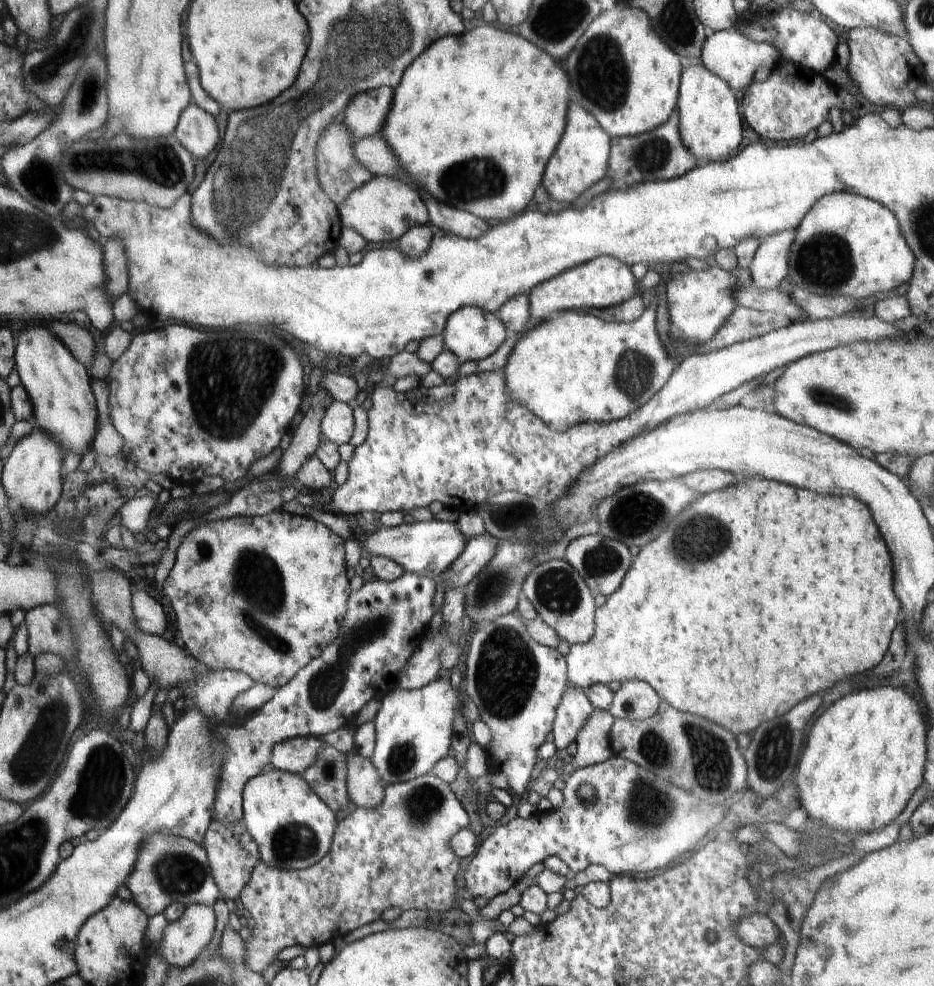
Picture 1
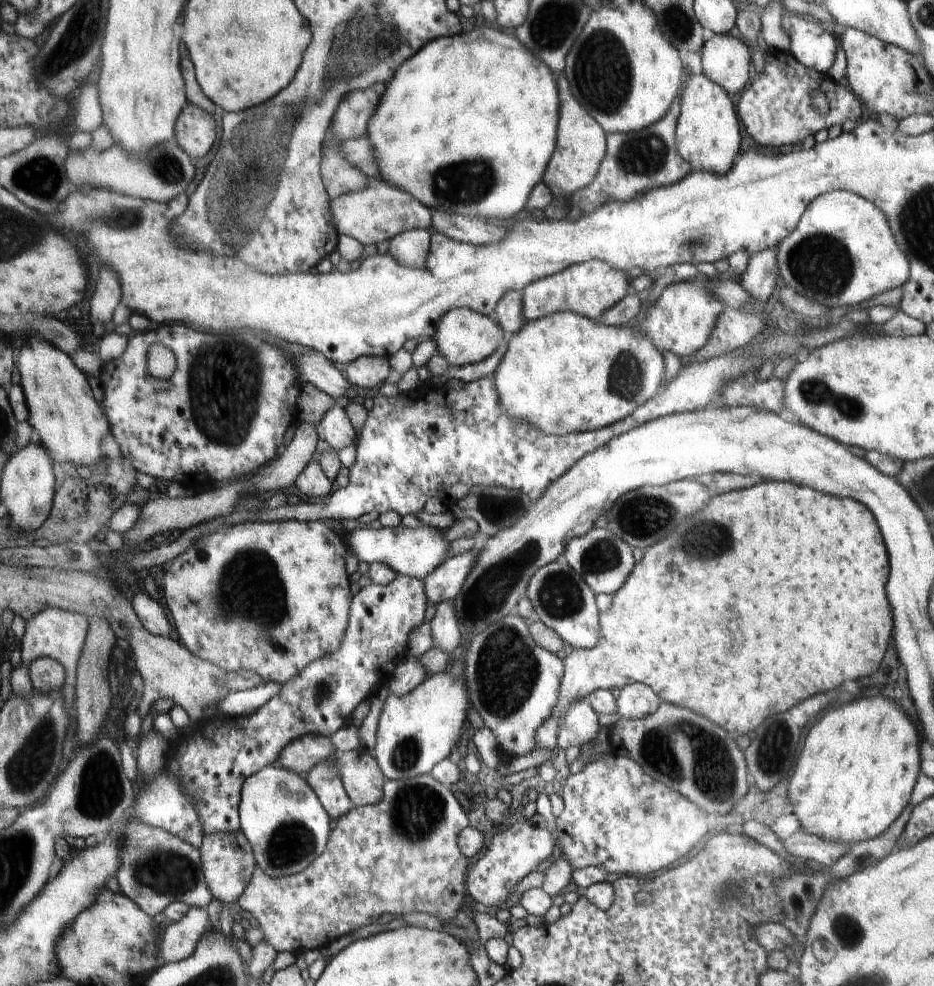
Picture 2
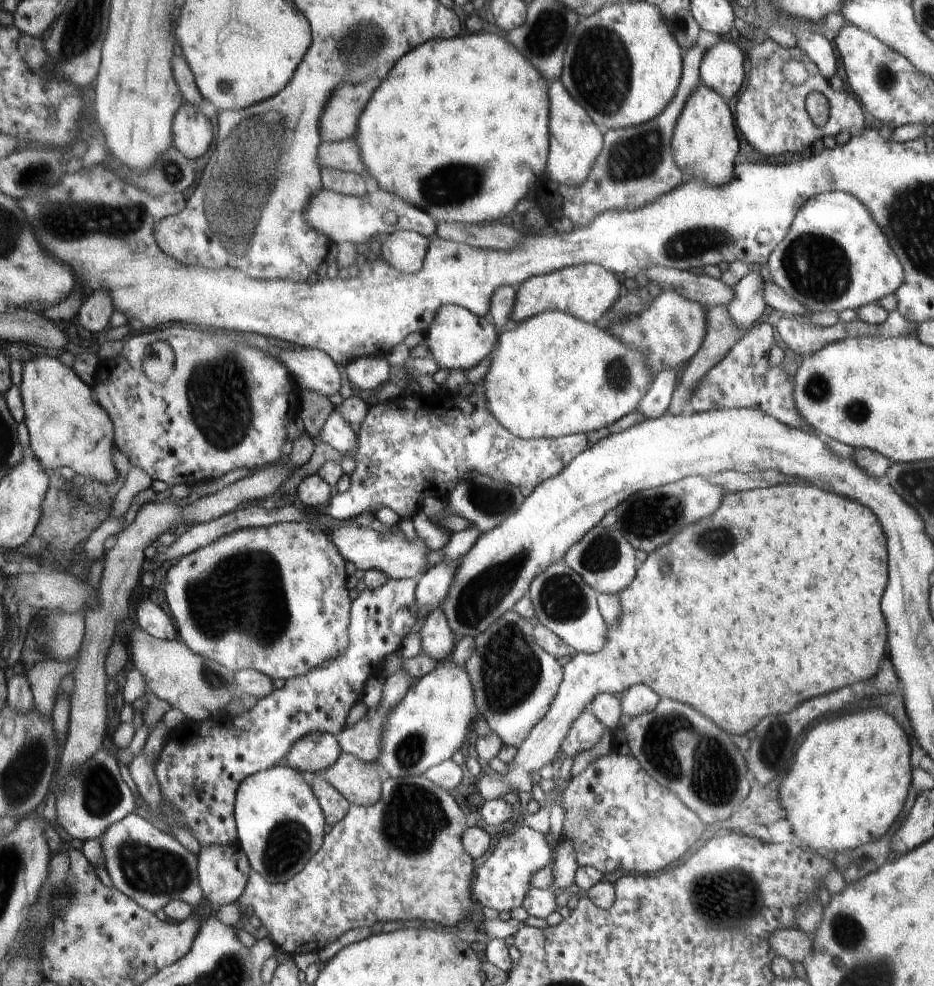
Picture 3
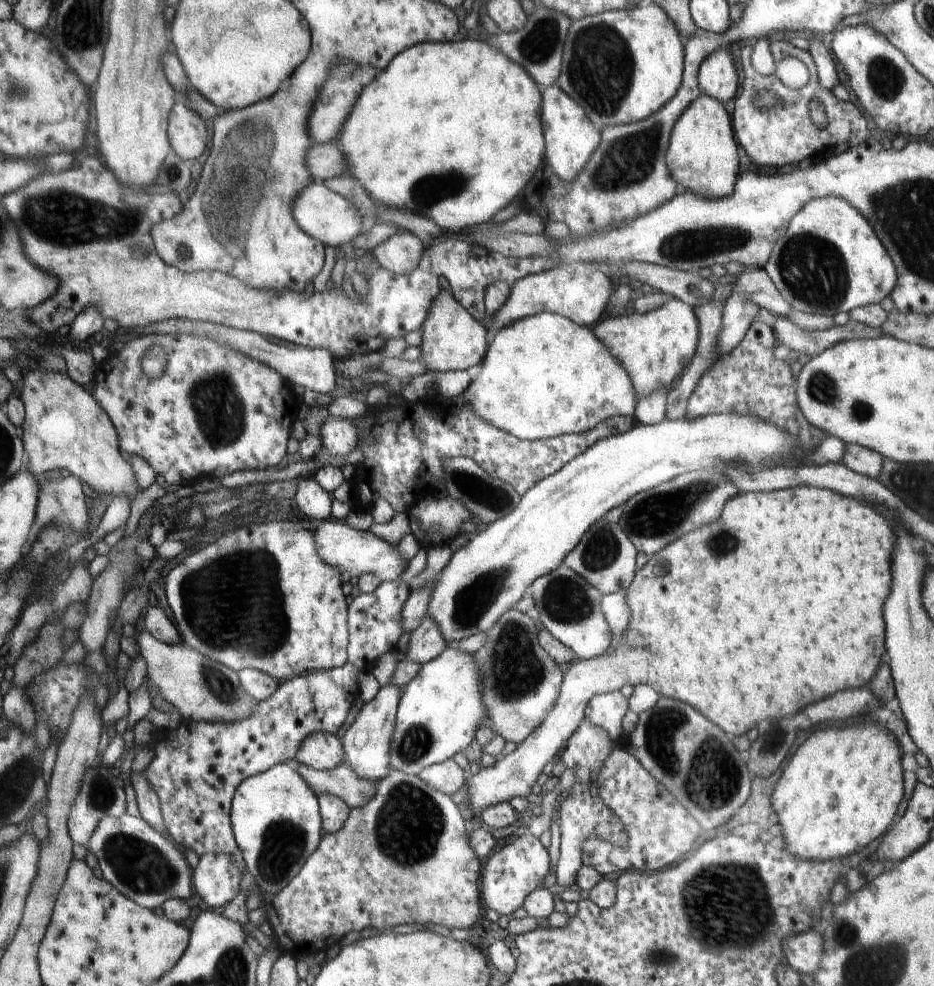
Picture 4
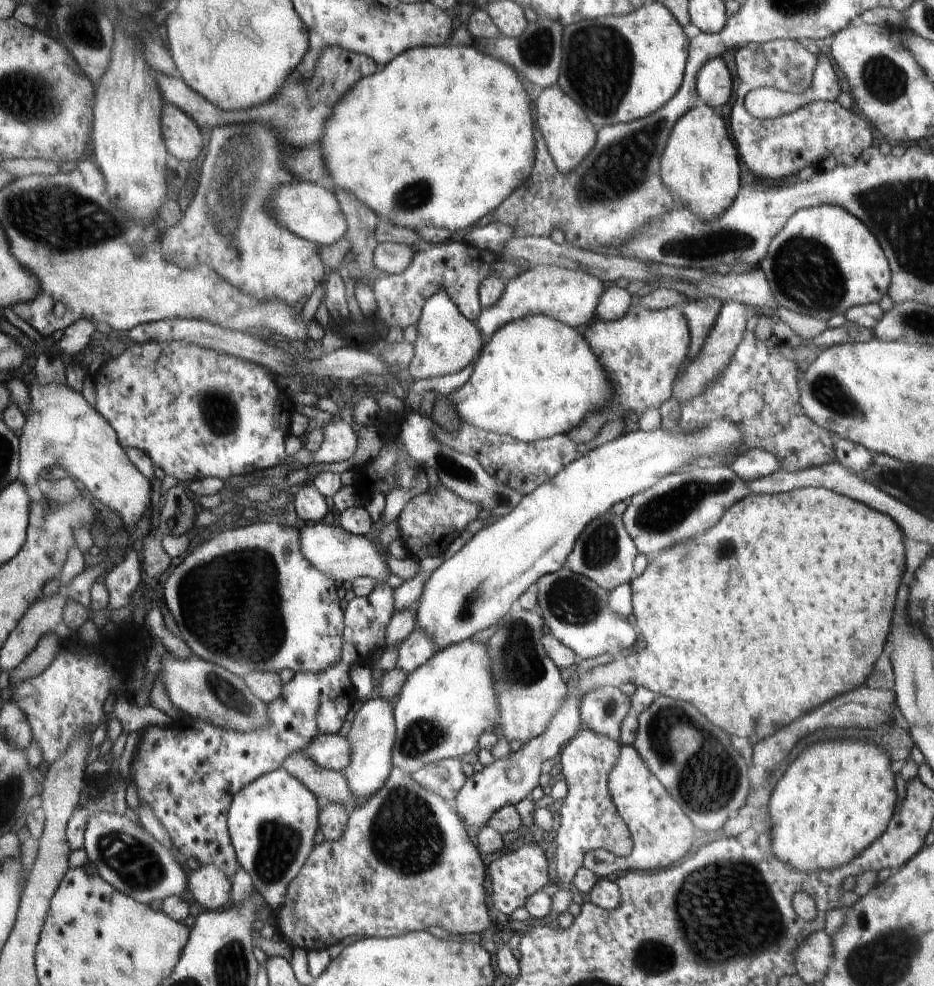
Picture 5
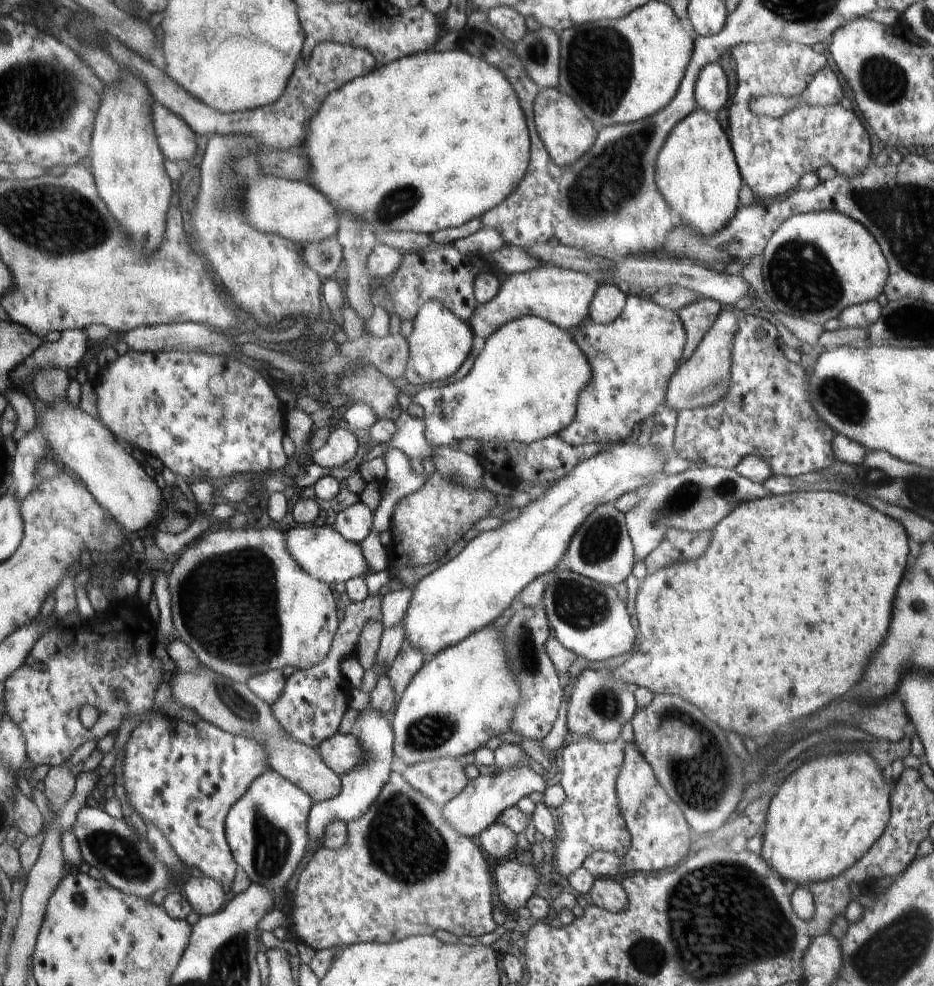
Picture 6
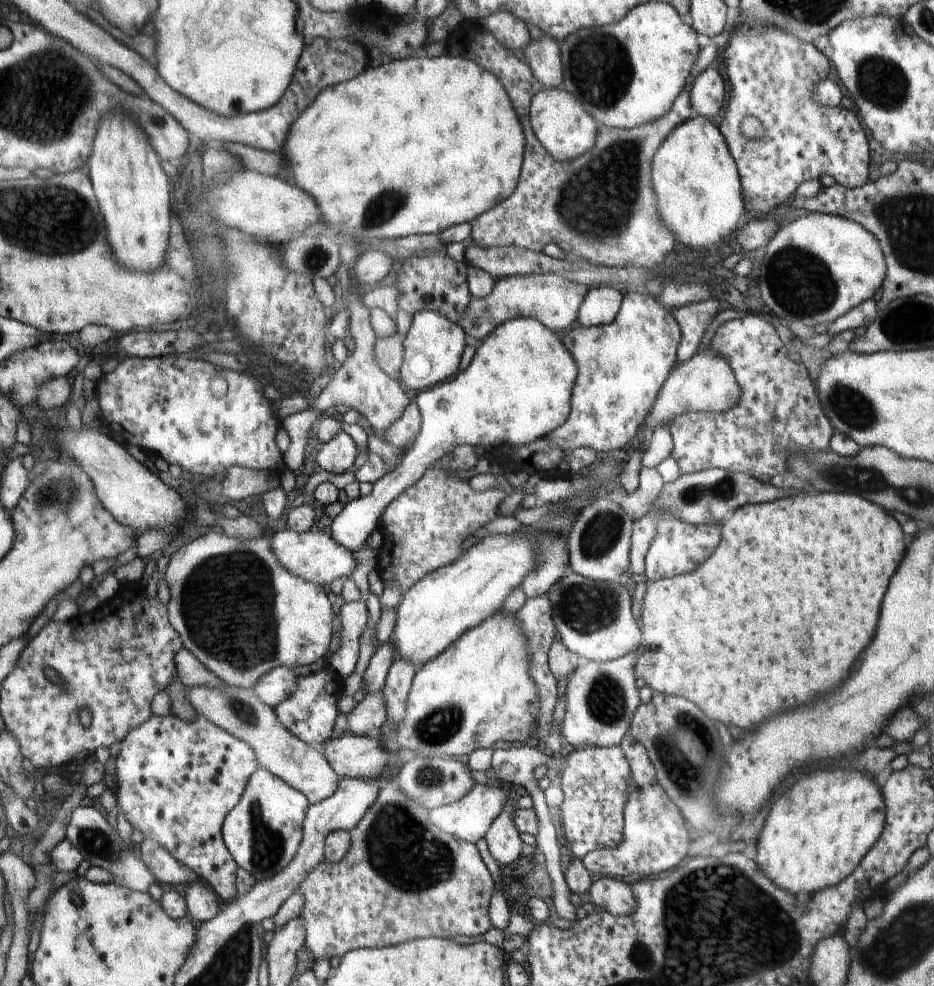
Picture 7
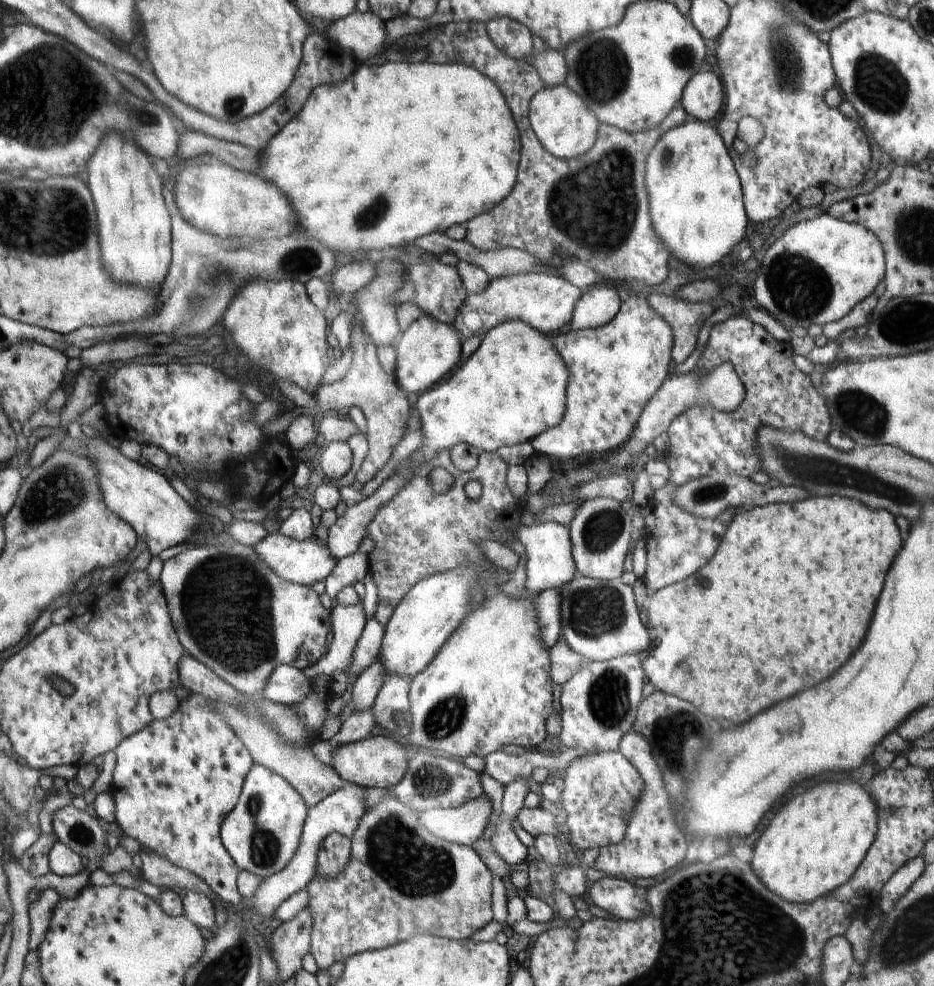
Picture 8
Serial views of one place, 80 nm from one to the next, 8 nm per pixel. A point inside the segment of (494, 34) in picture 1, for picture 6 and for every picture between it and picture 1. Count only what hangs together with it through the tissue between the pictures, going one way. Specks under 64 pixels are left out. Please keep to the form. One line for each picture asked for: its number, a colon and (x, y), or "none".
2: (467, 125)
3: (452, 100)
4: (470, 118)
5: (439, 136)
6: (429, 142)

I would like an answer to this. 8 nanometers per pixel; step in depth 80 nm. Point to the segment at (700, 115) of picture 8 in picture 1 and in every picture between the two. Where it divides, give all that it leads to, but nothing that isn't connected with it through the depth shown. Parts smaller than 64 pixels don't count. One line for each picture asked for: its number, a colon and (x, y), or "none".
1: (732, 56)
2: (725, 60)
3: (722, 67)
4: (718, 79)
5: (714, 85)
6: (711, 91)
7: (707, 92)

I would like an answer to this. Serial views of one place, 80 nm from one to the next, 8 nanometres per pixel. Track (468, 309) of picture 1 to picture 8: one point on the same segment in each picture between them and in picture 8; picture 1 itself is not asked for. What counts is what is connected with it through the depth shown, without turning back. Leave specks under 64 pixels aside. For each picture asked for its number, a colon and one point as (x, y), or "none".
2: (464, 336)
3: (458, 339)
4: (452, 339)
5: (446, 341)
6: (439, 343)
7: (433, 346)
8: (429, 349)

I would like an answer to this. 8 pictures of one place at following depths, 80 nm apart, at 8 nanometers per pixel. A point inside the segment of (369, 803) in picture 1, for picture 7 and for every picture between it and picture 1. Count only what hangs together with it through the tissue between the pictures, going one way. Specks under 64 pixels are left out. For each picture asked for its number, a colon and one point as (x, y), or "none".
2: (363, 780)
3: (359, 783)
4: (341, 781)
5: (330, 786)
6: (231, 705)
7: (239, 711)

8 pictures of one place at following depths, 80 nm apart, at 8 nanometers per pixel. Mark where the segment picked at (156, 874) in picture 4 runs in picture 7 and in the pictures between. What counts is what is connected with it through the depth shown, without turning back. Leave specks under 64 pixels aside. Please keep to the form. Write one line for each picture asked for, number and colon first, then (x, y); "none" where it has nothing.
5: (126, 856)
6: (124, 857)
7: (89, 830)

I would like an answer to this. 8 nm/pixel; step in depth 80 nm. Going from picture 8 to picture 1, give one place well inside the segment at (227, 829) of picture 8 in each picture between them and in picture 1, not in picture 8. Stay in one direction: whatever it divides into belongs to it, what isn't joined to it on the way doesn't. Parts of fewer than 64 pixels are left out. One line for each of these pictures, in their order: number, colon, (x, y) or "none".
1: (293, 826)
2: (287, 827)
3: (279, 824)
4: (274, 815)
5: (272, 822)
6: (266, 829)
7: (264, 831)

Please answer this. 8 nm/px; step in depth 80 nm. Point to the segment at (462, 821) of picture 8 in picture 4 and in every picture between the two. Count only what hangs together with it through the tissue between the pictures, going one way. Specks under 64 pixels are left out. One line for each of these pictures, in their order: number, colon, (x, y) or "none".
4: (778, 604)
5: (786, 602)
6: (485, 798)
7: (469, 819)

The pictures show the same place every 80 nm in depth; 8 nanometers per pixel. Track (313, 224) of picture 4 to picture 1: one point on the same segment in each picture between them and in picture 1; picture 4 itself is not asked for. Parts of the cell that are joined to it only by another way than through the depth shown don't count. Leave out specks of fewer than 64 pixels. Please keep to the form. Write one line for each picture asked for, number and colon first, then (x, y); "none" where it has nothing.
1: (384, 209)
2: (374, 215)
3: (344, 218)

